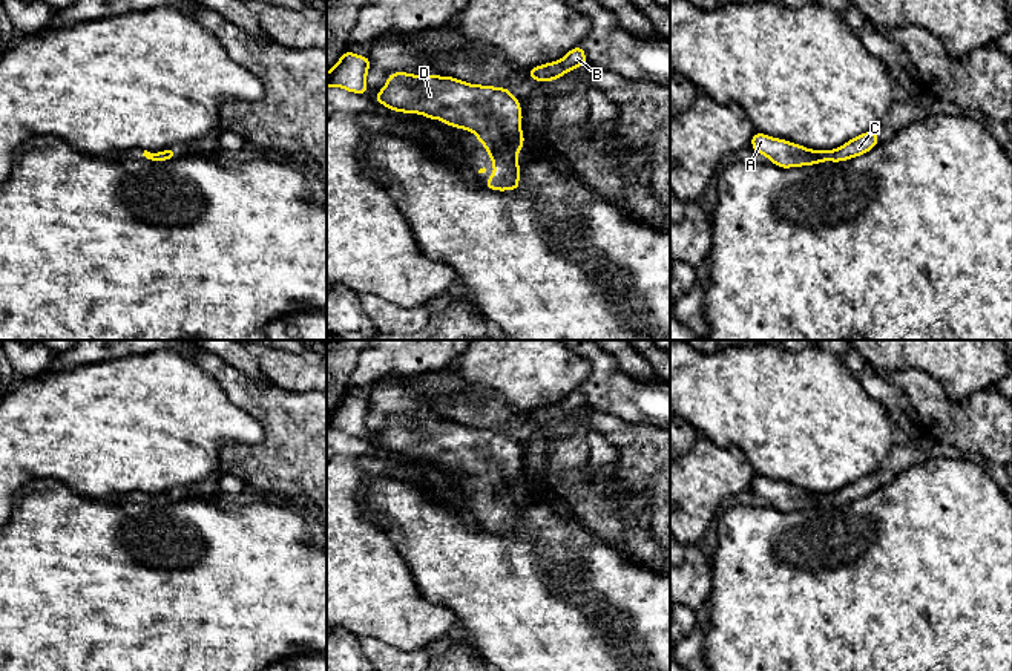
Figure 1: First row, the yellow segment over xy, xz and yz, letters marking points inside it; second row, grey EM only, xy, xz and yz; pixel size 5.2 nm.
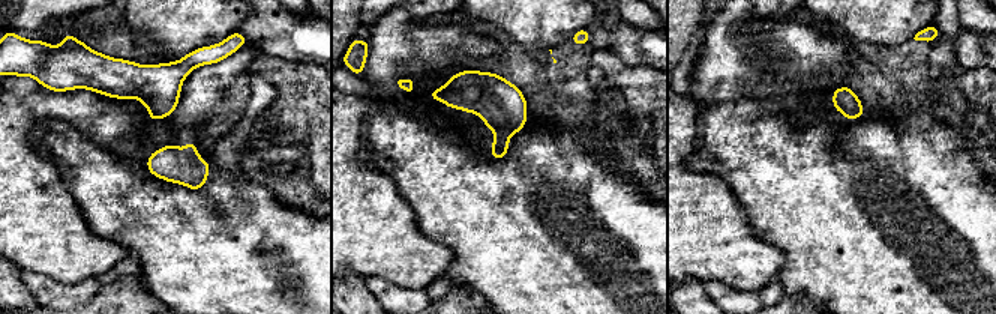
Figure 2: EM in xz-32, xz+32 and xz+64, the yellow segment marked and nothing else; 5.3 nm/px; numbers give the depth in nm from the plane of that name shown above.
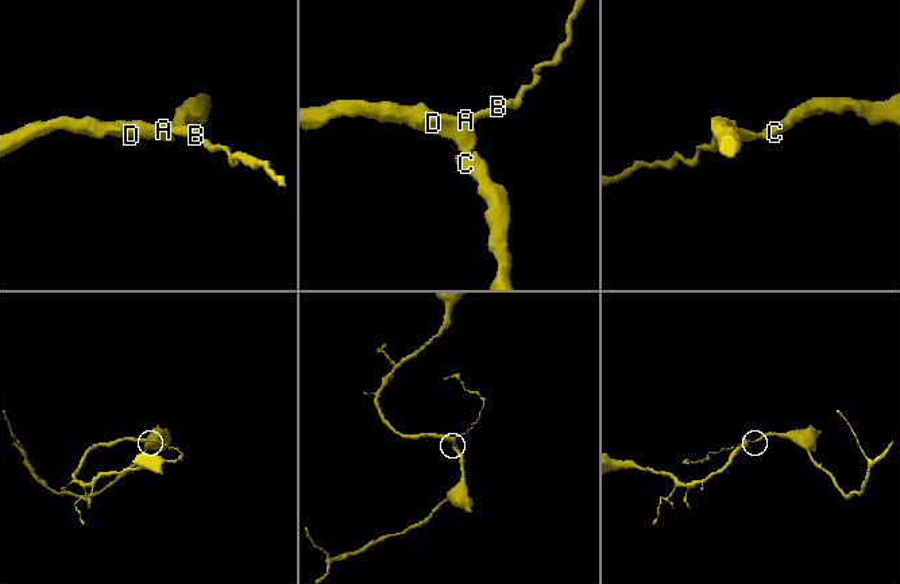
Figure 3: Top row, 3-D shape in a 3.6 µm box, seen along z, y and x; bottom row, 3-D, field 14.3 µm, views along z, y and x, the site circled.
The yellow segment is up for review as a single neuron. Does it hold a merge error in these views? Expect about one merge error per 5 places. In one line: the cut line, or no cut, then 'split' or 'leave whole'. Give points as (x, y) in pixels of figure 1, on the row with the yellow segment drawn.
cut none; leave whole

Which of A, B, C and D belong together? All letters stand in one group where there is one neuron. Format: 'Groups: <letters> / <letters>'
Groups: A B C D

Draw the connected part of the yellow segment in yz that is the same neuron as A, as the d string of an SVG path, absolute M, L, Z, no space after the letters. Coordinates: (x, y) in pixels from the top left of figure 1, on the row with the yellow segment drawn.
M877 130L860 133L833 150L811 150L791 141L771 138L754 132L750 147L767 156L770 162L780 169L814 165L831 161L840 162L868 153L880 142Z

